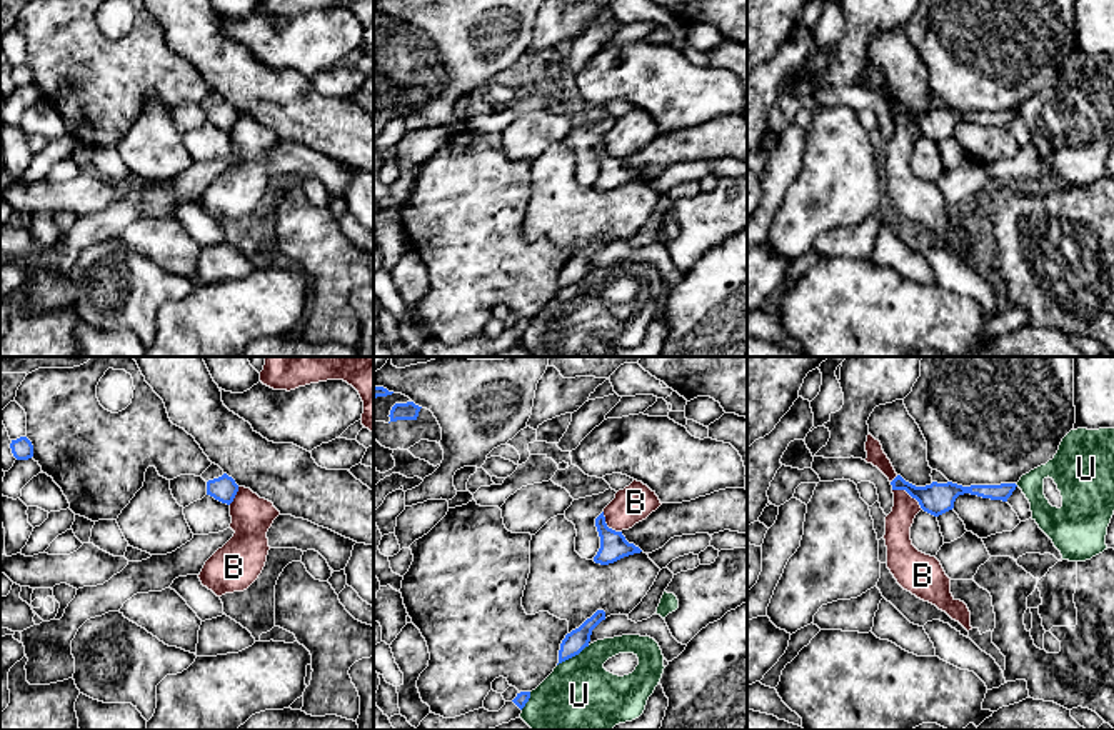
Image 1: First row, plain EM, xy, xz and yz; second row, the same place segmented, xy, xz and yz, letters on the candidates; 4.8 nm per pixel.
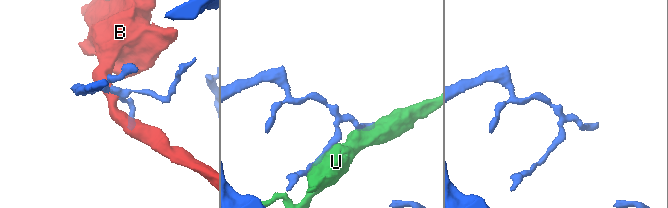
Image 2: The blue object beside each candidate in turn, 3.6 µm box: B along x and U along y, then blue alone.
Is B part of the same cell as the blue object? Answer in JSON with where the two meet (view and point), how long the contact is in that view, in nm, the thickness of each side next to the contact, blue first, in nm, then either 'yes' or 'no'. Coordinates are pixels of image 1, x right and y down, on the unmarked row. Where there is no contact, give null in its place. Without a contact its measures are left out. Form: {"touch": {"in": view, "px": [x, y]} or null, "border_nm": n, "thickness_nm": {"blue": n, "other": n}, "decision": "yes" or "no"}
{"touch": {"in": "yz", "px": [909, 120]}, "border_nm": 180, "thickness_nm": {"blue": 160, "other": 130}, "decision": "no"}

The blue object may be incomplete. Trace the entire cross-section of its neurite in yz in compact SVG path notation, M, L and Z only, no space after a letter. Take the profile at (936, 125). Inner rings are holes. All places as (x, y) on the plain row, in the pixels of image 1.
M897 102L892 108L892 117L906 117L912 125L916 125L921 135L934 143L939 143L954 135L954 128L959 122L971 120L982 125L1002 127L1007 125L1016 117L1016 110L1001 110L1001 112L971 112L962 113L952 108L937 110L932 108L926 113L916 113L906 108L901 102Z

